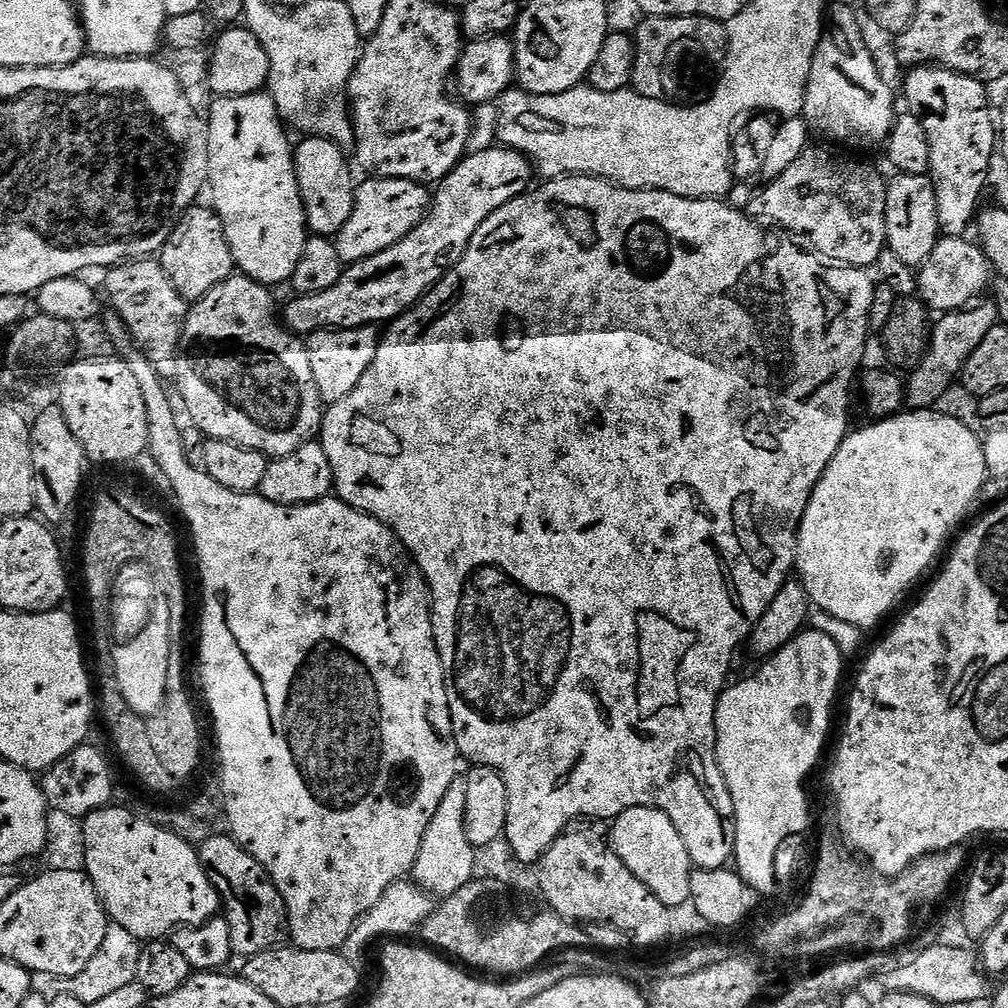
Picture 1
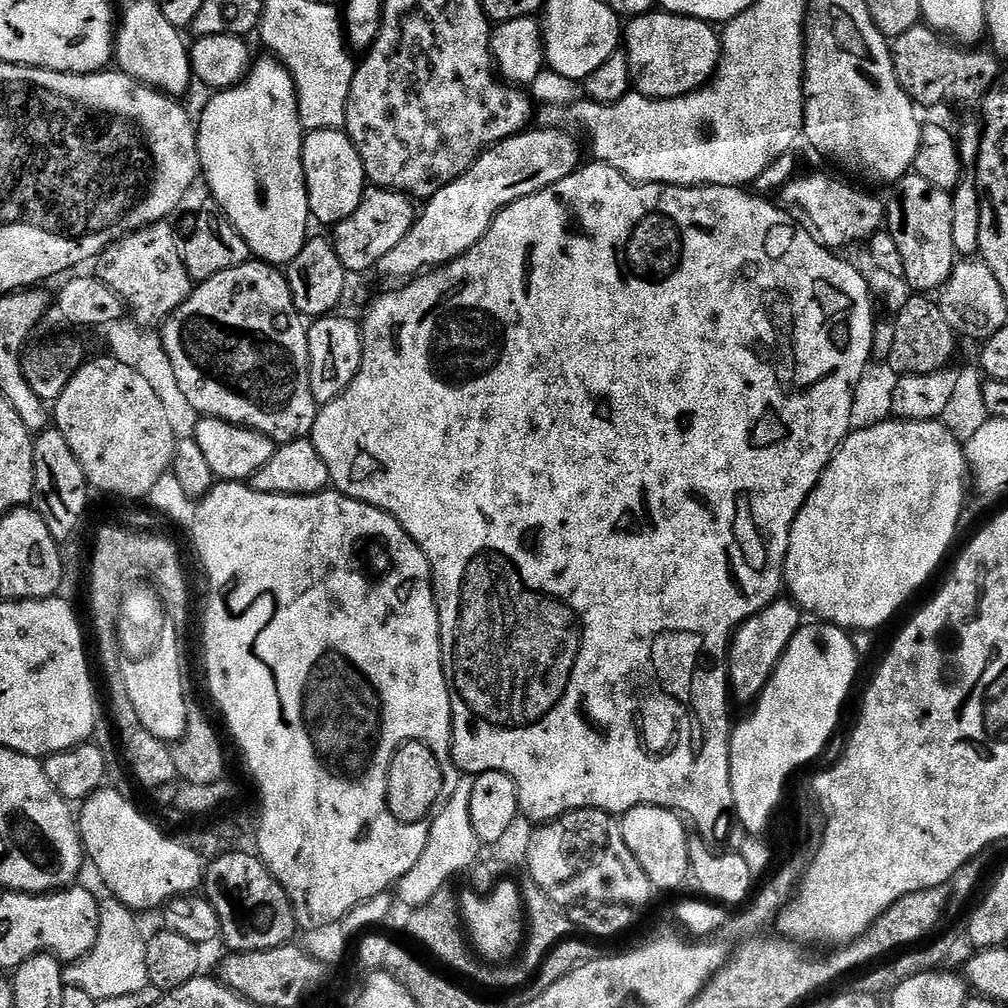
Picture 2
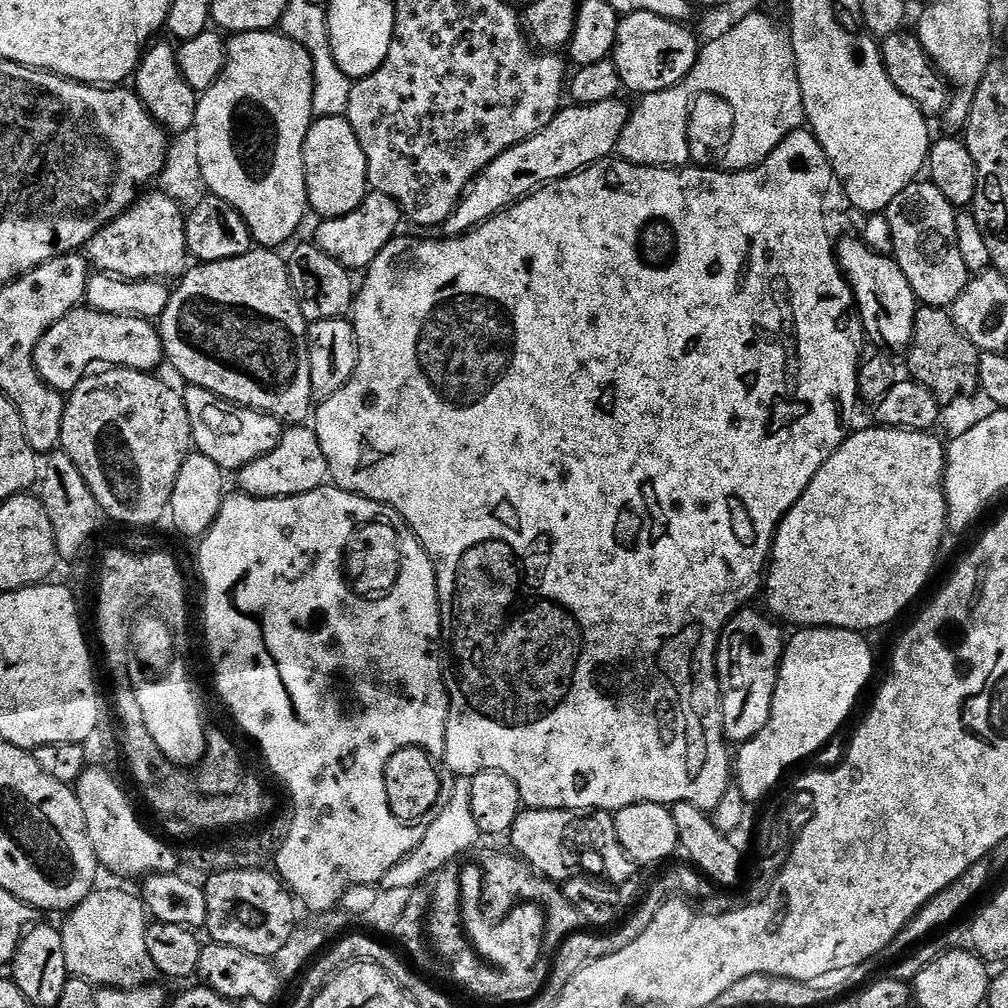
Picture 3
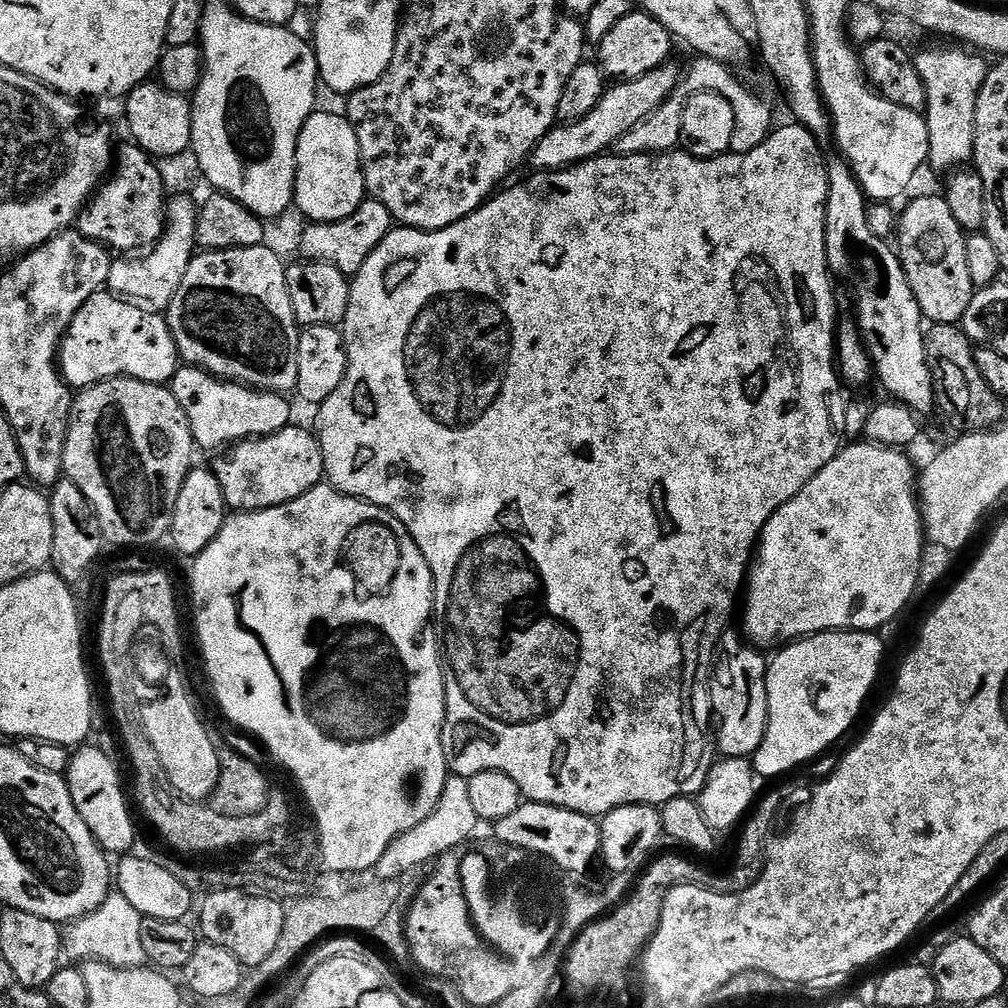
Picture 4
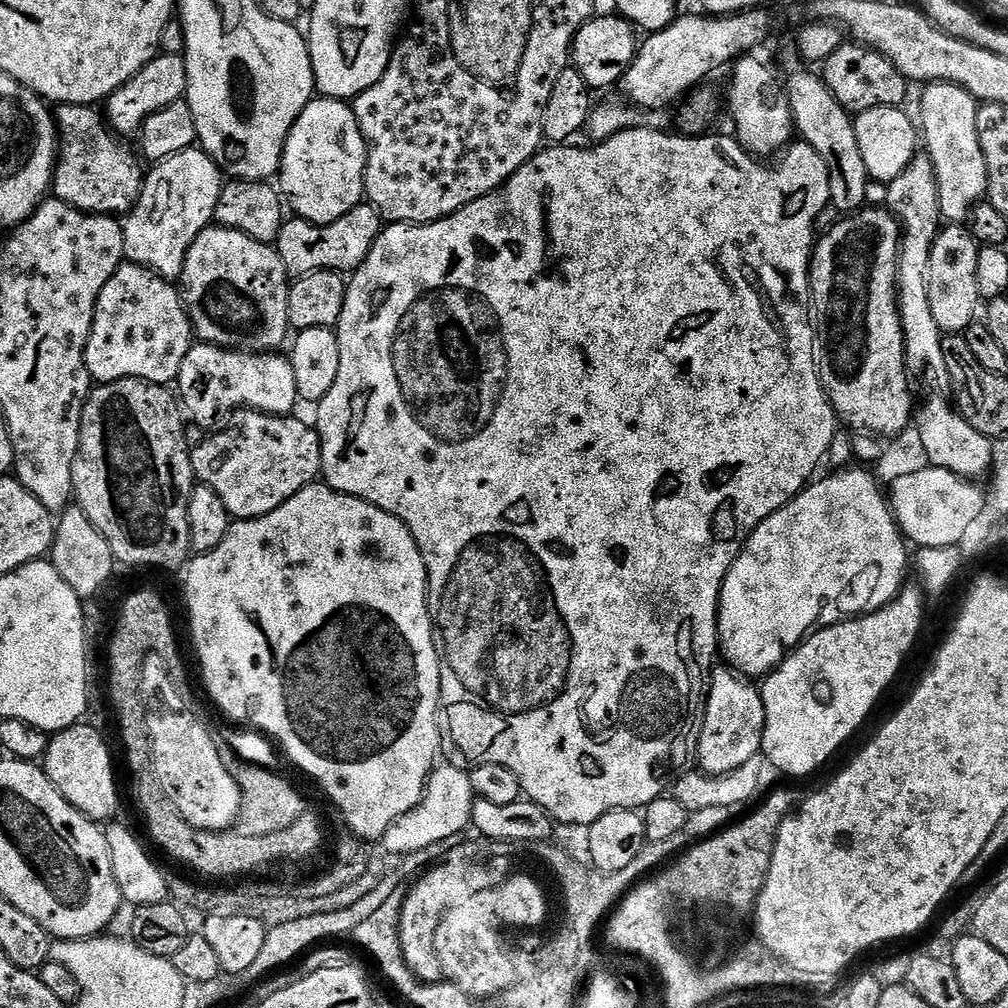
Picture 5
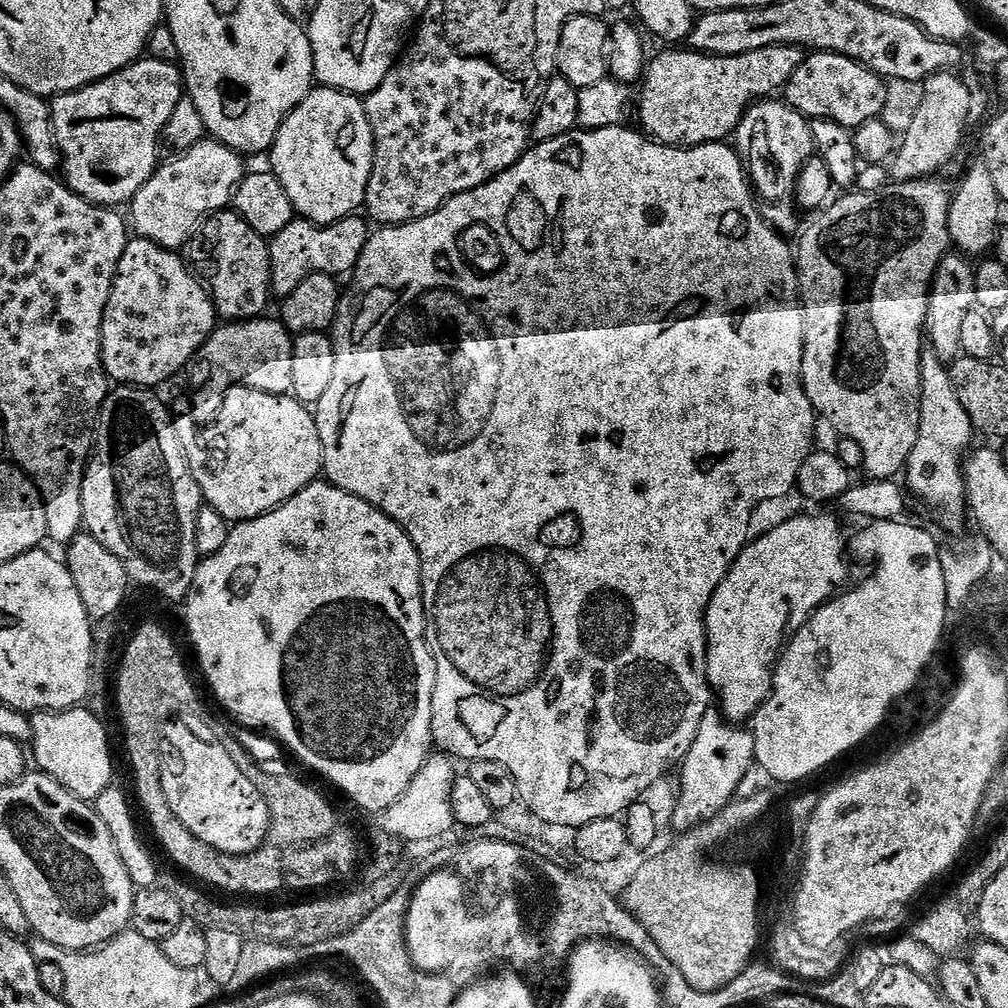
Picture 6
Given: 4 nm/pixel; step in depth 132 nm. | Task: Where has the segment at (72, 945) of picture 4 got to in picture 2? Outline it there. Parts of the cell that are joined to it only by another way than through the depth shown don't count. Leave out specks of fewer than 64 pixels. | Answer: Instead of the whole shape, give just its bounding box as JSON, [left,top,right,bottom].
[63,899,149,1002]

